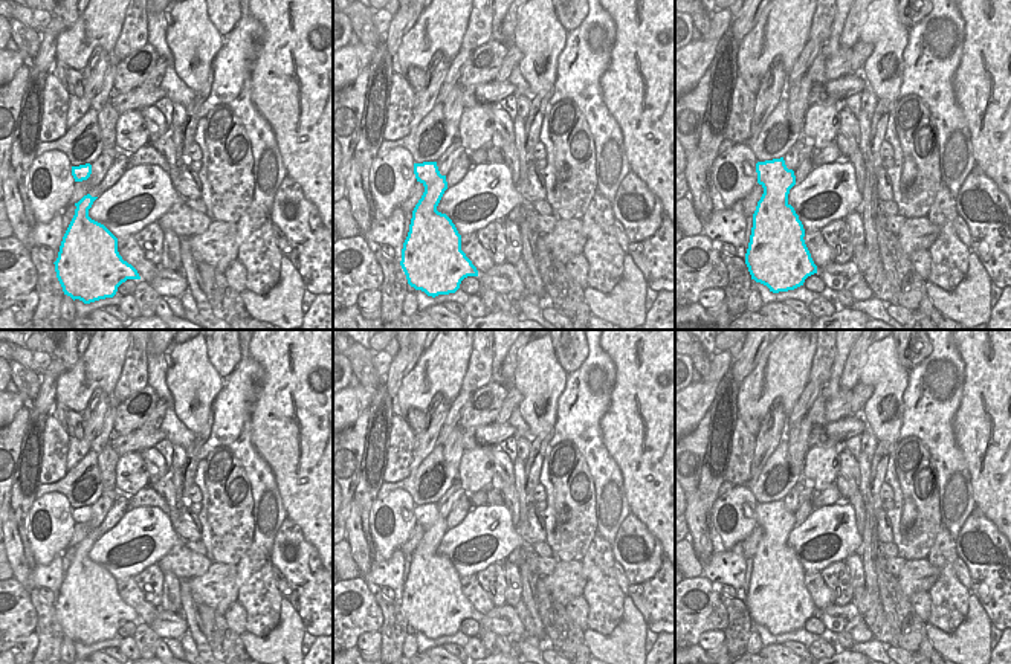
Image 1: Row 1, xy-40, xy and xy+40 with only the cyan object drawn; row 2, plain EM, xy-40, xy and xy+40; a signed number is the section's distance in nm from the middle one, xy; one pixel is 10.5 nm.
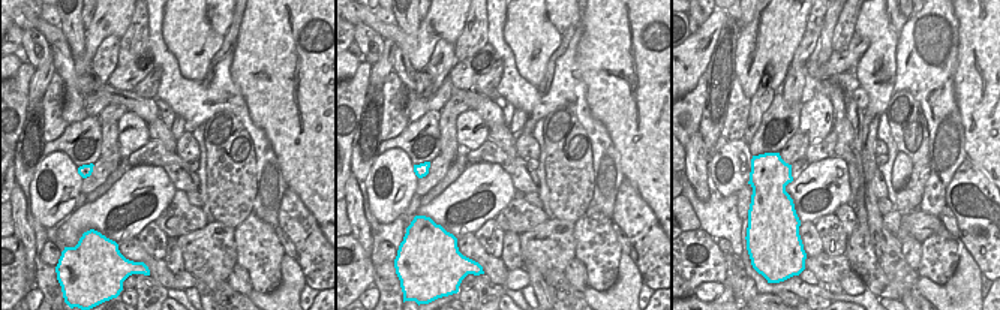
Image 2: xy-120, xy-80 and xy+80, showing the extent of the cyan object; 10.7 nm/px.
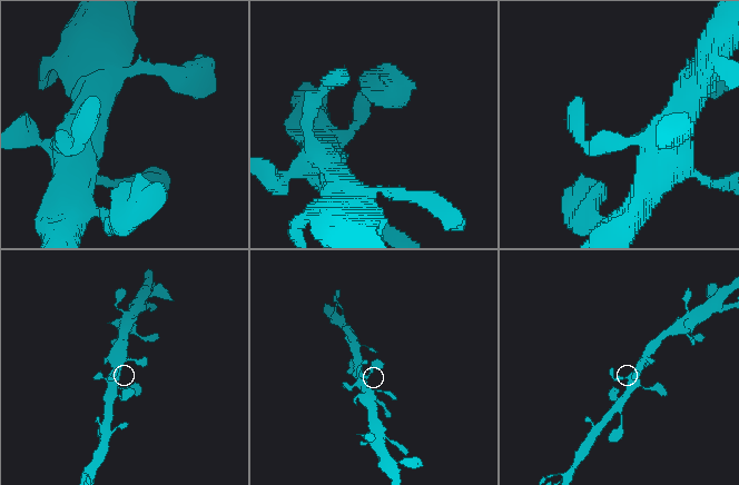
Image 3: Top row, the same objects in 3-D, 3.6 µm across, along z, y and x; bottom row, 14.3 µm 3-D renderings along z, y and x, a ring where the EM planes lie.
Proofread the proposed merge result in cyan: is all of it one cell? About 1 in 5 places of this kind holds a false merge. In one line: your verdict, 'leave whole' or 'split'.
leave whole

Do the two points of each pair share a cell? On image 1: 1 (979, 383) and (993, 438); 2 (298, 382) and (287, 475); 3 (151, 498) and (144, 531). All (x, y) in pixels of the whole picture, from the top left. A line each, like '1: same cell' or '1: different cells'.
1: same cell
2: same cell
3: different cells

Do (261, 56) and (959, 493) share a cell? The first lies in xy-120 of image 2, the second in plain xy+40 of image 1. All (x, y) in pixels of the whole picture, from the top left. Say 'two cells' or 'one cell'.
two cells

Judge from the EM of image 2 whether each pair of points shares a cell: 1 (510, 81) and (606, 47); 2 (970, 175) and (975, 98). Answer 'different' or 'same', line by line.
1: different
2: different

